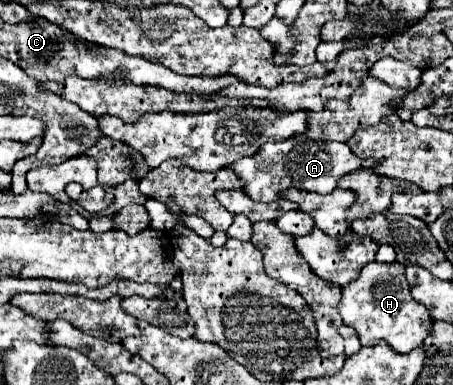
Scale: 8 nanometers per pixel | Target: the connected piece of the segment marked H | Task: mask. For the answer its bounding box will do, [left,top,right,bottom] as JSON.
[339,262,431,354]

